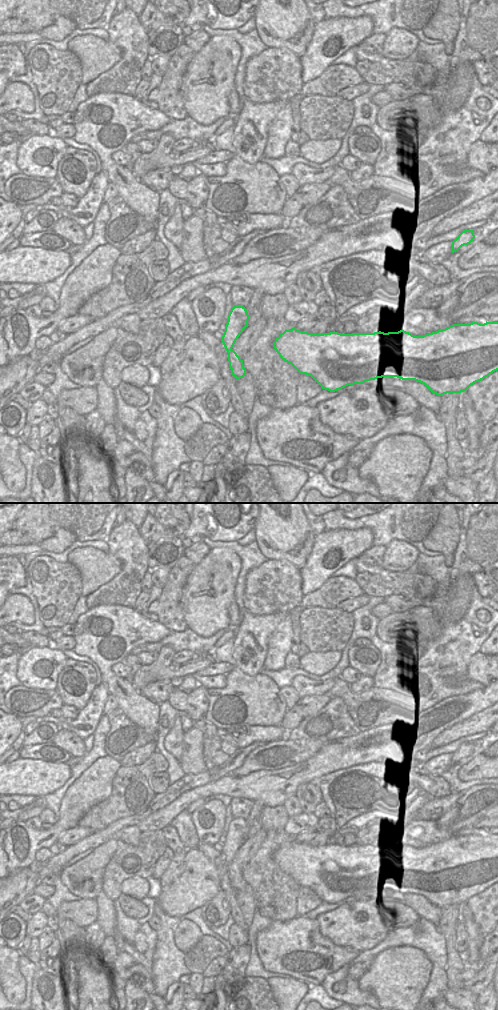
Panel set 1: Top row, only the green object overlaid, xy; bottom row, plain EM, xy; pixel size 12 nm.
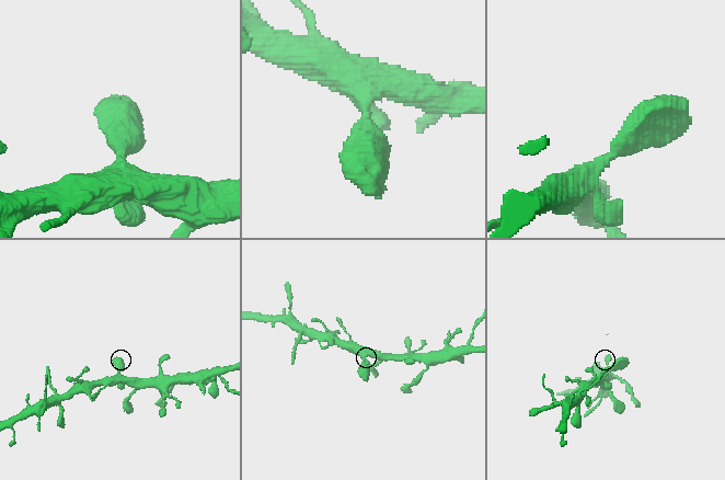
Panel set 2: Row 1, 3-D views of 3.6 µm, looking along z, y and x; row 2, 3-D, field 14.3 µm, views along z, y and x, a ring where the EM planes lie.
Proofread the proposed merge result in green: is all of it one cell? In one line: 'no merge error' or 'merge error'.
no merge error

